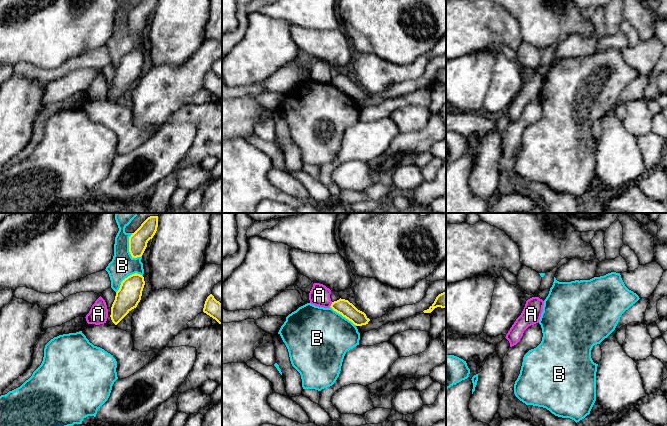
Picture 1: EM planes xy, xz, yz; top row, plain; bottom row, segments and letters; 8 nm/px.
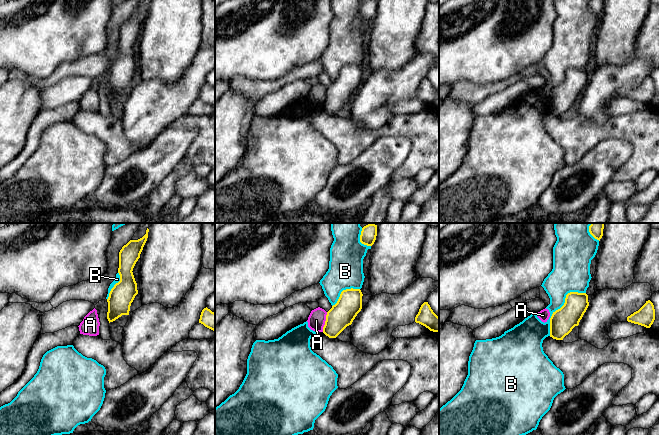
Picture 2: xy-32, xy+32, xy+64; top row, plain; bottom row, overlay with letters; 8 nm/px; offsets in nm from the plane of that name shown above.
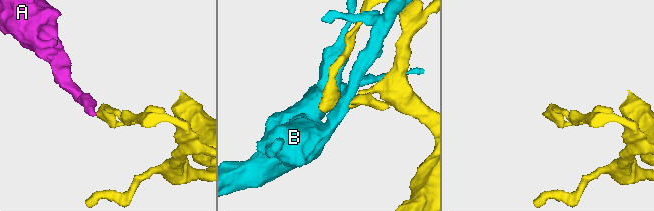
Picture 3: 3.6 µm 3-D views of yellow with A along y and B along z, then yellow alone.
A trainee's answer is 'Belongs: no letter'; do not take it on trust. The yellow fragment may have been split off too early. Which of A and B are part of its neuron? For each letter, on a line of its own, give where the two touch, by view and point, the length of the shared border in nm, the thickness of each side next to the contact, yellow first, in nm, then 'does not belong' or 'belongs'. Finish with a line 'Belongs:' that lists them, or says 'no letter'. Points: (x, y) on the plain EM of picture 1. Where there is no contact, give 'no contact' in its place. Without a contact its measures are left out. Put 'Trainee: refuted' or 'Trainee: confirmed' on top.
Trainee: confirmed
A: meets yellow in xz at (331, 80); contact 50 nm long; 120 nm thick on the yellow side, 160 nm on the other; does not belong
B: meets yellow in xy at (129, 23); contact 220 nm long; 150 nm thick on the yellow side, 190 nm on the other; does not belong
Belongs: no letter

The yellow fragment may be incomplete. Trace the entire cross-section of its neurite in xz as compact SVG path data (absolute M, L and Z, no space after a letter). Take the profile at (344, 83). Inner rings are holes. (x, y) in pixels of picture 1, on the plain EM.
M340 74L339 76L332 78L330 83L356 102L366 101L370 97L364 88L358 86L348 76Z

